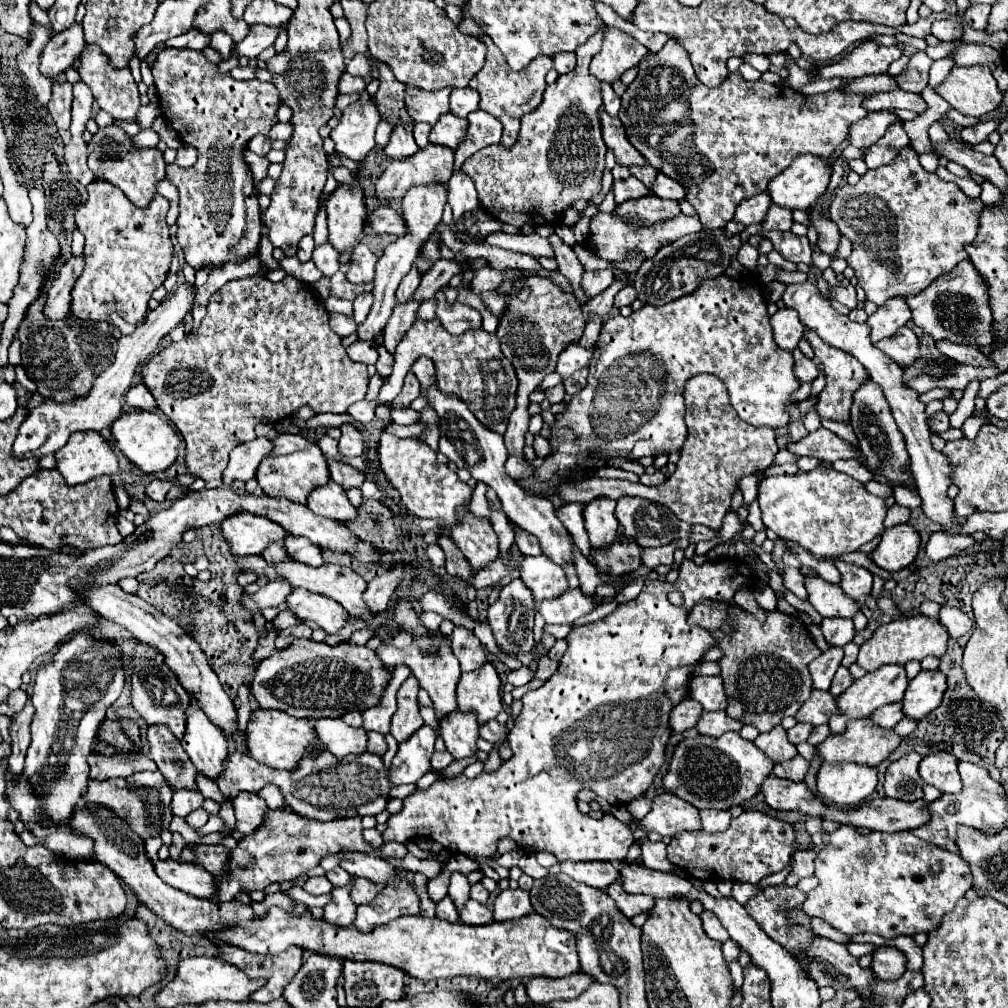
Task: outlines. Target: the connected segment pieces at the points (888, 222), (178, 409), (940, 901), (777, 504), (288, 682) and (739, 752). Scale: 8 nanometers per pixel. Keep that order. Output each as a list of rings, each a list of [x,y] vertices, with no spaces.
[[[912,147],[902,149],[890,165],[868,169],[856,185],[840,185],[830,203],[832,221],[838,225],[840,233],[854,243],[852,255],[846,261],[856,271],[858,285],[864,289],[866,299],[876,305],[884,305],[892,297],[914,297],[934,279],[950,273],[956,263],[964,261],[964,245],[976,239],[980,211],[980,199],[970,199],[956,183],[942,181],[936,173],[924,171]]]
[[[264,227],[258,249],[262,271],[252,277],[228,281],[210,297],[210,305],[206,307],[208,313],[198,331],[162,349],[142,367],[146,387],[186,441],[186,471],[202,477],[210,489],[222,485],[222,473],[230,451],[238,443],[254,439],[254,427],[258,423],[284,419],[302,405],[310,405],[316,413],[346,413],[348,407],[364,399],[368,391],[370,375],[366,365],[350,361],[342,347],[342,339],[328,325],[328,311],[316,307],[316,295],[312,297],[310,289],[290,275],[278,283],[266,279],[266,273],[280,263],[272,257],[272,249]]]
[[[840,825],[836,831],[828,833],[828,837],[830,841],[814,859],[814,877],[818,877],[820,883],[812,893],[808,893],[802,909],[812,917],[824,919],[846,935],[876,933],[884,939],[894,939],[898,935],[928,933],[940,925],[940,919],[950,913],[956,901],[972,887],[970,867],[958,853],[930,845],[920,837],[914,837],[912,831],[894,835],[870,831],[868,835],[860,835],[856,827]]]
[[[814,469],[810,473],[802,475],[780,475],[780,477],[766,477],[758,483],[758,503],[762,509],[764,525],[772,531],[776,531],[784,539],[798,541],[802,547],[806,547],[814,555],[840,555],[856,551],[860,545],[872,541],[884,531],[884,515],[886,515],[886,503],[882,497],[870,495],[860,481],[852,479],[846,473],[838,473],[834,469]]]
[[[296,639],[294,645],[286,649],[278,649],[268,659],[260,661],[256,667],[254,681],[250,685],[250,699],[256,701],[262,709],[278,709],[294,717],[340,717],[346,711],[364,711],[368,707],[378,705],[384,689],[386,689],[388,673],[384,663],[376,657],[376,653],[368,647],[356,647],[348,643],[340,643],[330,647],[328,643],[318,643],[314,639]]]
[[[728,731],[722,737],[700,735],[676,745],[670,767],[662,777],[662,785],[686,803],[696,805],[696,809],[730,809],[732,805],[742,805],[754,797],[772,767],[774,761],[766,759],[752,741],[742,739],[734,731]]]

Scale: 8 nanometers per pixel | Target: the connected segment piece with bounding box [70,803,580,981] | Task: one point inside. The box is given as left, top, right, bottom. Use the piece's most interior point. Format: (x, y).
(427, 949)

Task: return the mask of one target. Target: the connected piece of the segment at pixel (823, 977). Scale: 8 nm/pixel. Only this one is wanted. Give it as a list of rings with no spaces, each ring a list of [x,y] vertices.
[[[814,937],[814,945],[810,945],[810,953],[814,953],[814,965],[810,965],[810,977],[818,987],[832,989],[850,989],[854,987],[862,997],[870,995],[870,981],[874,979],[872,969],[860,969],[858,959],[846,951],[846,945],[836,943],[826,937]]]

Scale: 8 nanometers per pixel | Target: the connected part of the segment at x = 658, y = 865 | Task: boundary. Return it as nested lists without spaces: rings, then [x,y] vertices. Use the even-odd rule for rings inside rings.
[[[636,827],[636,839],[644,841],[642,861],[644,861],[646,867],[678,875],[678,867],[666,859],[666,845],[664,843],[650,843],[648,837],[646,837],[646,831],[640,831],[640,827]]]

